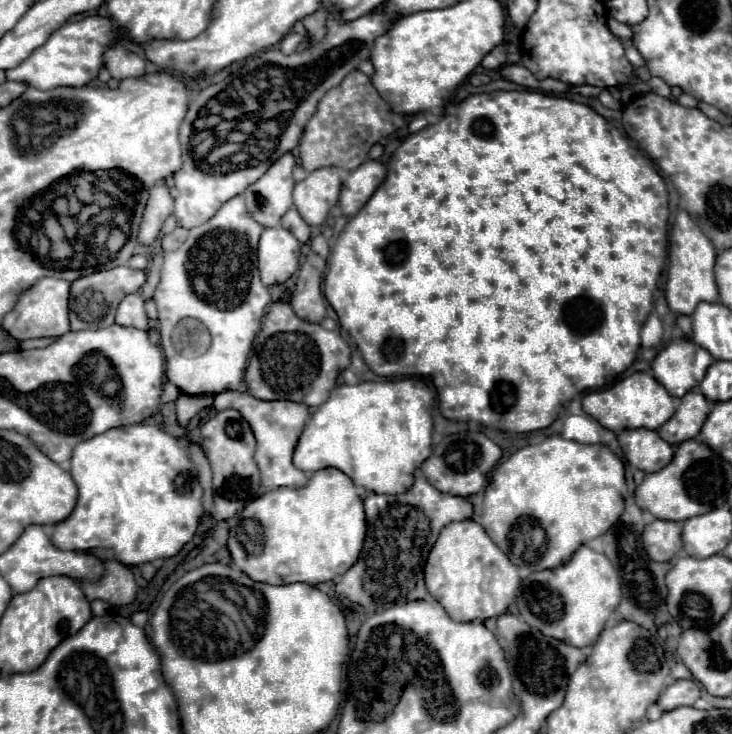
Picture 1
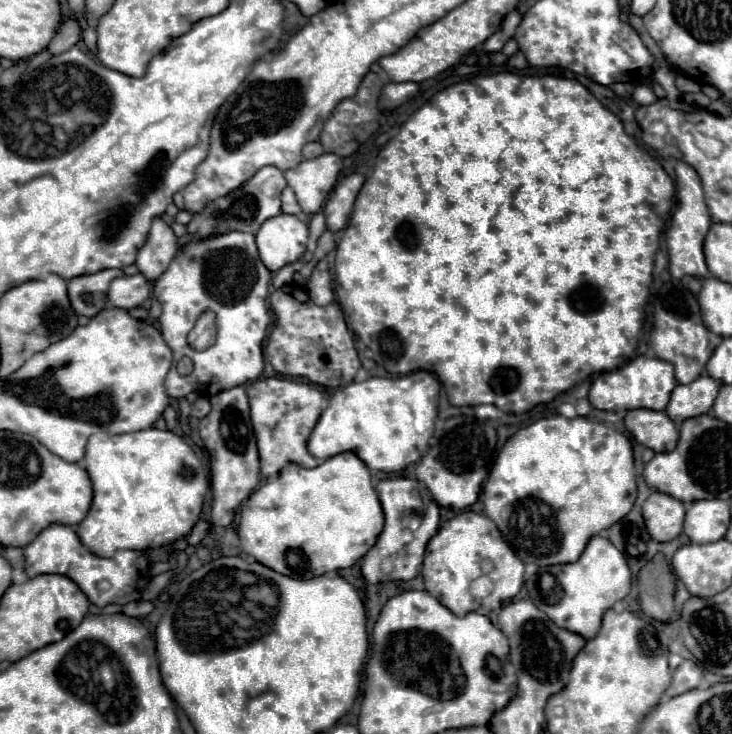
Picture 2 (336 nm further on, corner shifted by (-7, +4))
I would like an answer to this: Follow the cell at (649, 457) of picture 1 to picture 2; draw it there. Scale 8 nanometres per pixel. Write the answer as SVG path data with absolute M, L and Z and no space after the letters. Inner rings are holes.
M647 408L629 410L625 414L625 426L639 444L655 452L673 450L679 438L675 424L669 420L669 416L665 416L665 412L655 412Z

